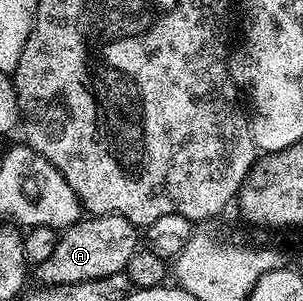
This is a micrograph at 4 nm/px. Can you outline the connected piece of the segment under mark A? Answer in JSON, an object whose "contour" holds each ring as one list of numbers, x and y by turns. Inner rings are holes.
{"contour":[[100,213,87,216,76,225,61,230,56,248,49,259,36,267,37,284,63,285,84,283,88,279,104,279,104,275,116,275,125,270,128,259,140,247,140,229,128,219,115,213]]}

